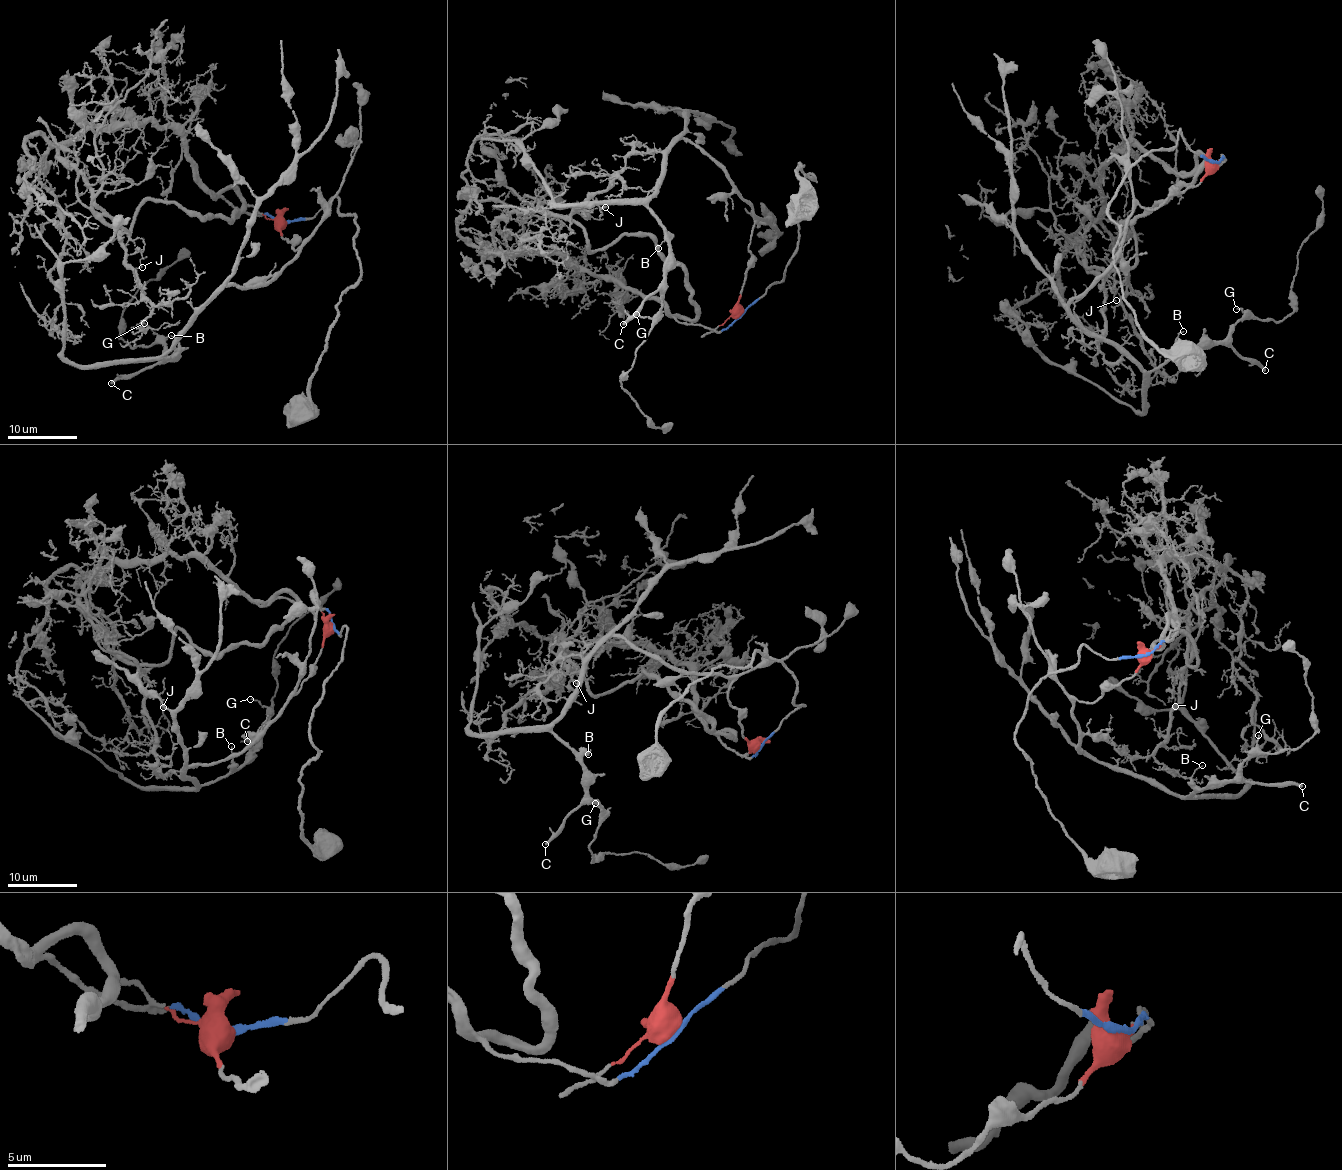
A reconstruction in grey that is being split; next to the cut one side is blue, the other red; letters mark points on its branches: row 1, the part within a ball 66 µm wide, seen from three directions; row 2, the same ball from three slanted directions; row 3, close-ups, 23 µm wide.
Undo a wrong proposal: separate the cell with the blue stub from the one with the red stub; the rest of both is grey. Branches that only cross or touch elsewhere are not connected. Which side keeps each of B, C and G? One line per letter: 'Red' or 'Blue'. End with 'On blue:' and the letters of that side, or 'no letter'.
B: Red
C: Red
G: Red
On blue: no letter

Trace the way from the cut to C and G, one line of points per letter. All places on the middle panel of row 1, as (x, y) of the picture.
C: (740, 315), (752, 206), (721, 166), (681, 139), (669, 149), (649, 202), (668, 246), (663, 286), (623, 325)
G: (740, 315), (752, 206), (721, 166), (681, 139), (649, 203), (668, 246), (659, 311), (637, 313)

